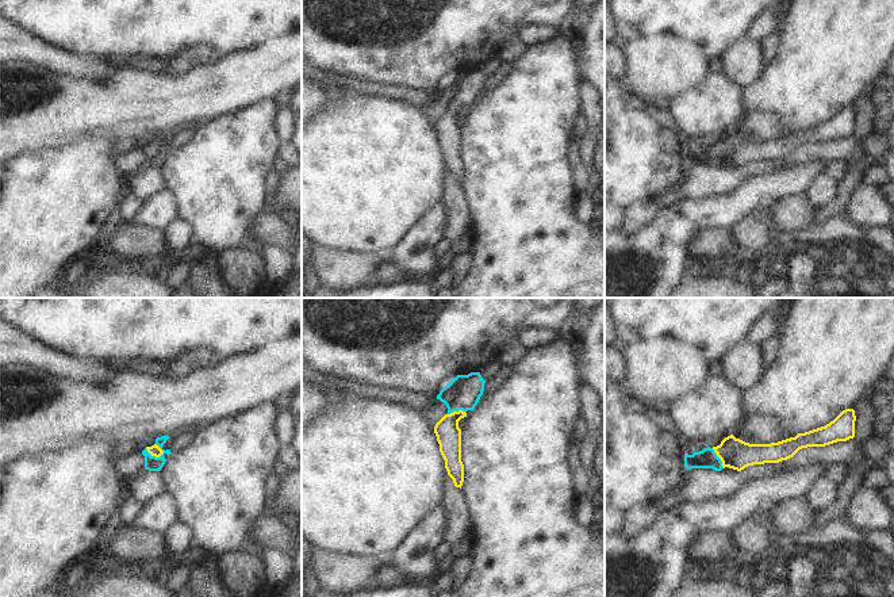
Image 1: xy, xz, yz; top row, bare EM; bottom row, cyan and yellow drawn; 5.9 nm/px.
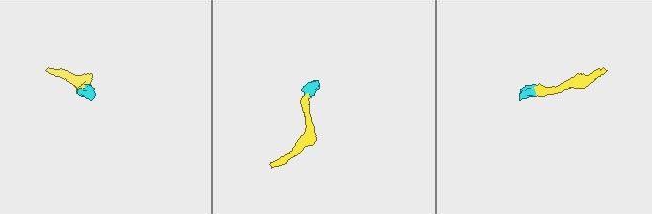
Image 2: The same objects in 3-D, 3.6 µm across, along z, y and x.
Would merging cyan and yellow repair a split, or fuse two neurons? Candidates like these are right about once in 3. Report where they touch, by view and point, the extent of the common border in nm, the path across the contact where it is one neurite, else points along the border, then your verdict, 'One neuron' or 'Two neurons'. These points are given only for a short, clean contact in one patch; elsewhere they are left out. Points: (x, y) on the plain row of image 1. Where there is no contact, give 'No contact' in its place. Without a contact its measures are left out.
Touches cyan at xy (154, 153). Shared border 120 nm. Path across: xy (152, 160), (154, 153), (154, 146). One neuron

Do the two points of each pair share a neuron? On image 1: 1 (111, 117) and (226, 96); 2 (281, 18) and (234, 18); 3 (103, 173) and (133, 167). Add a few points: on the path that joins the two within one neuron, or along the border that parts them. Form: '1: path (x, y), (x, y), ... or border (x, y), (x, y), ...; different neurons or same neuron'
1: path (139, 103), (168, 103), (198, 96); same neuron
2: path (269, 18), (253, 22), (246, 18); same neuron
3: border (114, 157), (114, 163), (125, 179); different neurons

